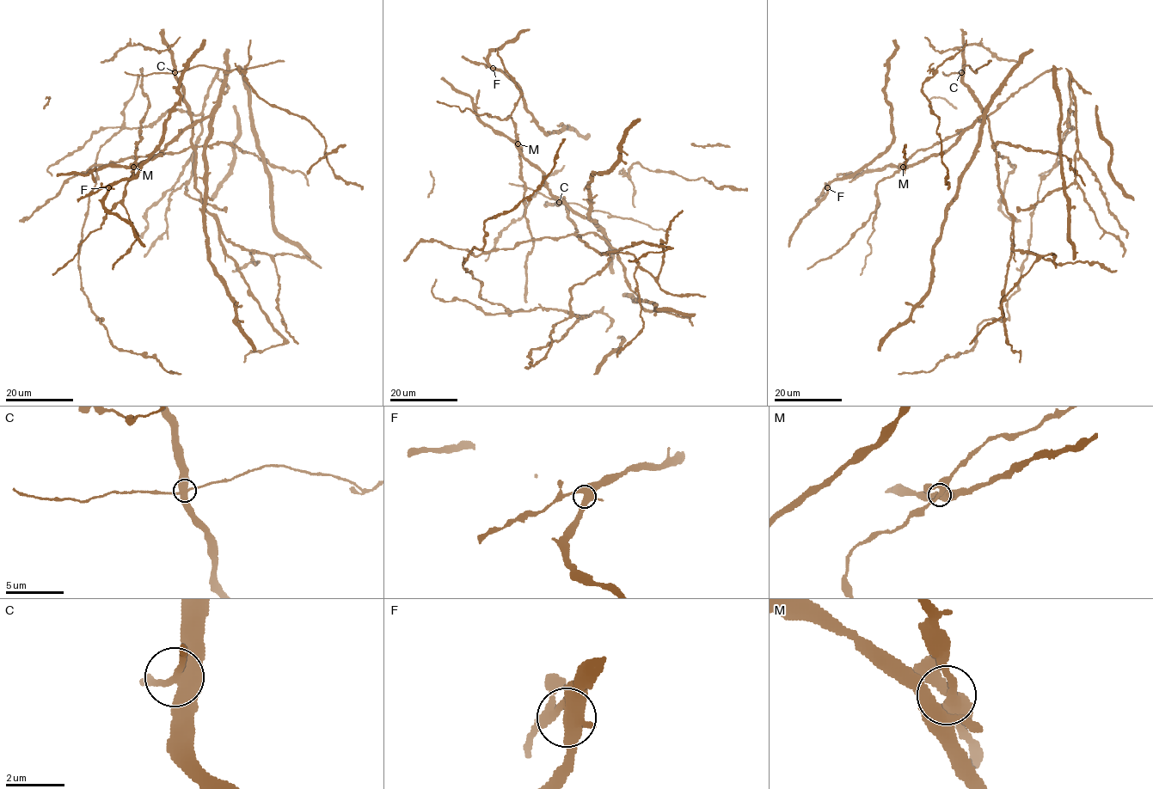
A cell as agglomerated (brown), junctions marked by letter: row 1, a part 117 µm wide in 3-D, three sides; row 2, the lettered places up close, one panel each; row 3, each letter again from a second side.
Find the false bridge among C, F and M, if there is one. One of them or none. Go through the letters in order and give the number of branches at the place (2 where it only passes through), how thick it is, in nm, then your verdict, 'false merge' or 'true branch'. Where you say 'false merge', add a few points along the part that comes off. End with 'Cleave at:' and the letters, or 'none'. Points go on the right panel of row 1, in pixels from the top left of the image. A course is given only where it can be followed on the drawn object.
C: branches 4; calibre 400 nm; false merge; course (961, 73), (964, 66), (969, 65), (975, 72), (990, 61)
F: branches 4; calibre 440 nm; true branch
M: branches 4; calibre 360 nm; true branch
Cleave at: C

